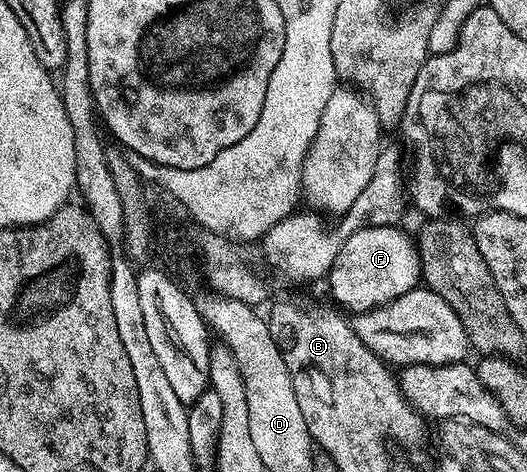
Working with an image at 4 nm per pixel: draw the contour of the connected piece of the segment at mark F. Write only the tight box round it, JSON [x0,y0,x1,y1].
[326,225,421,316]

